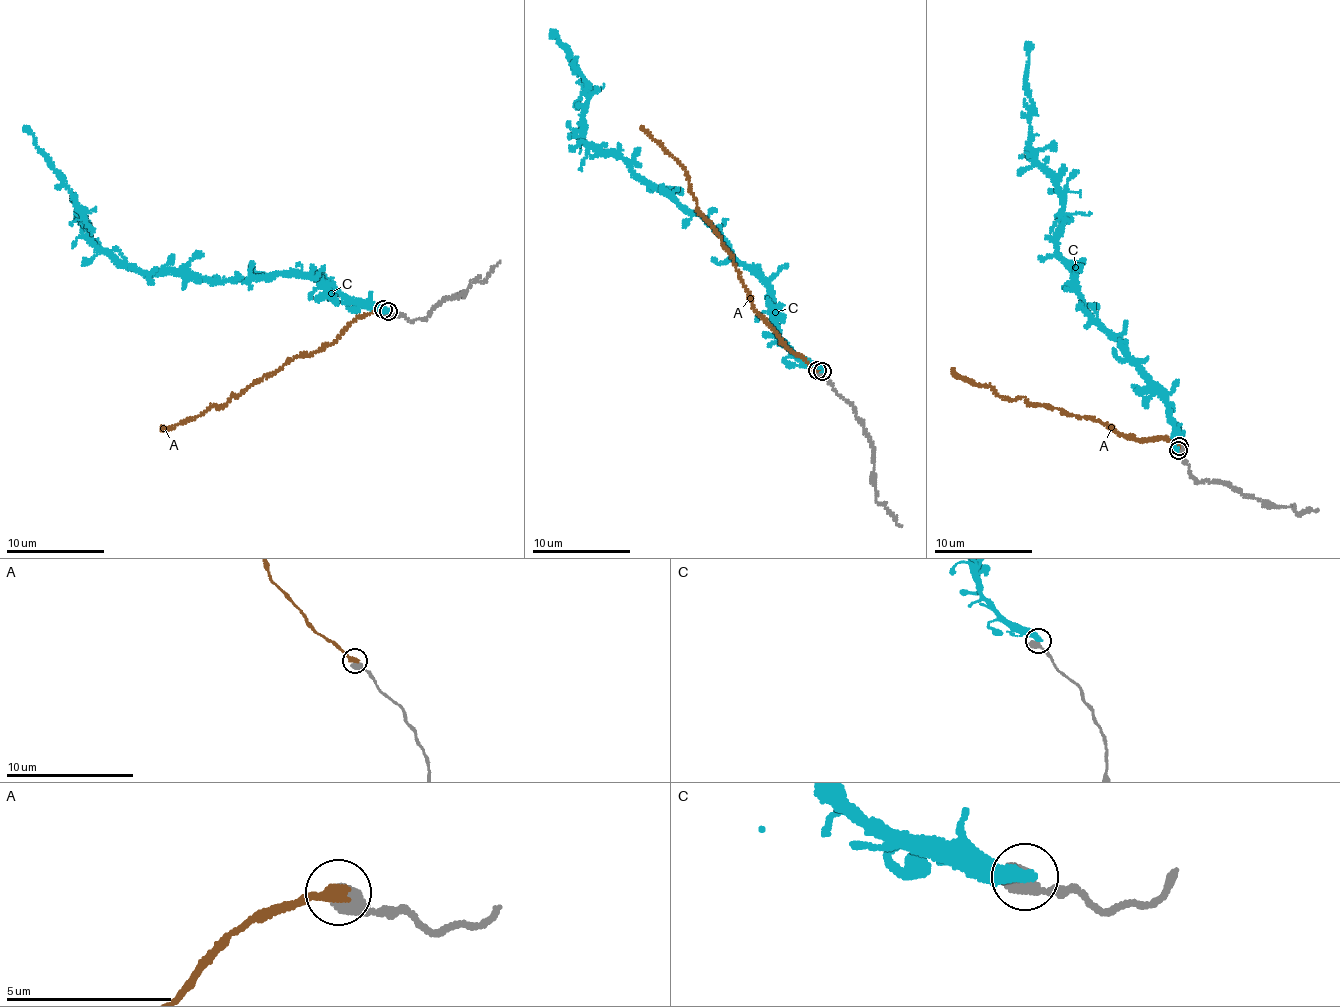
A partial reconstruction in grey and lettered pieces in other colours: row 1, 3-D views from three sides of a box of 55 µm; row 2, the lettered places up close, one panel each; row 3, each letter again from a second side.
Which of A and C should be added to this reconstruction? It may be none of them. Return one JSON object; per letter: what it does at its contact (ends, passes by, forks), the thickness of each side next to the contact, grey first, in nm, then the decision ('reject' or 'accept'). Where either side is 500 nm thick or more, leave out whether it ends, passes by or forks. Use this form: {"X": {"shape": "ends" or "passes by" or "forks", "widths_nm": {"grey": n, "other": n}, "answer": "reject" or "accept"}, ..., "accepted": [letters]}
{"A": {"widths_nm": {"grey": 500, "other": 360}, "answer": "accept"}, "C": {"widths_nm": {"grey": 550, "other": 460}, "answer": "reject"}, "accepted": ["A"]}

